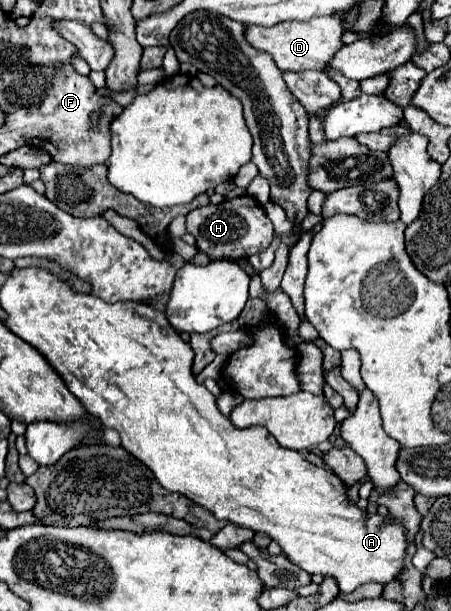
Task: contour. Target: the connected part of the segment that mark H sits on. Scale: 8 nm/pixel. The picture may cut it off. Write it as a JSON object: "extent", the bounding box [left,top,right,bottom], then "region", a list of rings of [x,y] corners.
{"extent":[186,194,274,262],"region":[[[248,194],[224,200],[218,206],[208,204],[192,210],[186,216],[186,230],[196,238],[196,246],[210,260],[232,260],[232,262],[242,262],[254,254],[264,252],[270,246],[274,232],[272,222],[268,220],[262,204]]]}

